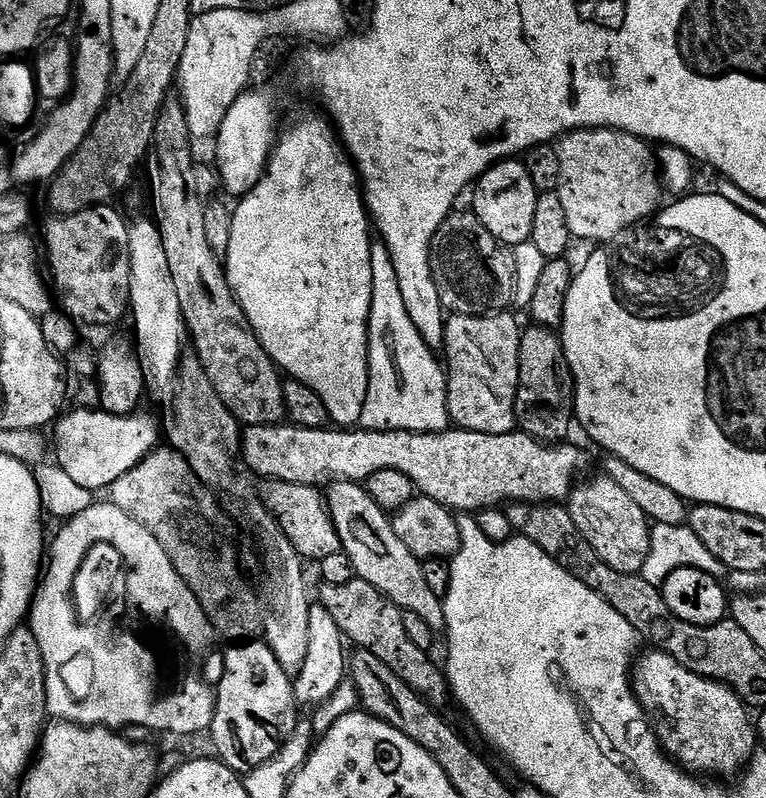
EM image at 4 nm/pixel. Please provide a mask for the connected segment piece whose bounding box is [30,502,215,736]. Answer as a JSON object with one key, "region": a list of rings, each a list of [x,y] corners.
{"region":[[[94,502],[82,510],[82,514],[66,520],[62,532],[51,541],[46,571],[30,609],[30,627],[34,638],[38,638],[46,670],[49,715],[59,720],[113,730],[126,730],[138,725],[146,726],[156,734],[170,732],[170,726],[171,732],[180,736],[207,732],[215,723],[210,718],[212,704],[206,688],[190,686],[166,704],[150,704],[150,656],[131,637],[122,642],[120,636],[116,636],[114,644],[110,632],[98,628],[90,630],[73,619],[75,574],[87,551],[96,543],[109,543],[118,548],[131,594],[145,611],[168,618],[173,628],[179,628],[180,634],[196,647],[208,644],[210,635],[214,633],[214,625],[206,610],[178,574],[174,562],[170,562],[170,554],[162,550],[162,542],[158,542],[142,522],[130,518],[130,514],[116,504]]]}

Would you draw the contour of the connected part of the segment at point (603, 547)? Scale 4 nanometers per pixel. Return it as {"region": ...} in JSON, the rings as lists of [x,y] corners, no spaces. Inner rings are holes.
{"region":[[[607,474],[601,476],[601,480],[596,480],[593,484],[581,483],[573,491],[570,497],[570,507],[574,522],[577,528],[584,533],[590,546],[594,546],[594,550],[602,558],[602,562],[606,562],[606,566],[614,566],[614,570],[619,572],[643,573],[652,546],[653,525],[650,523],[648,515],[642,510],[642,506],[638,506],[638,502],[634,502],[634,498],[630,498],[630,494],[626,494],[626,490],[622,490],[622,486],[618,486],[618,482],[614,482]]]}

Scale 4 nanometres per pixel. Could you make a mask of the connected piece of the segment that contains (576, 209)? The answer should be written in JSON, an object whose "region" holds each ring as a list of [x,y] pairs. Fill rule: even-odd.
{"region":[[[585,128],[568,133],[558,147],[564,171],[563,187],[568,188],[570,226],[577,241],[612,242],[657,215],[662,204],[662,176],[649,141],[618,128]]]}

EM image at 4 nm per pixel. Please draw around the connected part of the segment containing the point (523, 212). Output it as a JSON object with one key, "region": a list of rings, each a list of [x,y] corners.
{"region":[[[509,158],[495,164],[489,172],[484,173],[478,181],[480,193],[476,196],[474,211],[480,221],[502,241],[509,246],[528,244],[532,239],[534,222],[538,214],[540,197],[542,195],[536,187],[536,180],[528,169],[527,163],[520,158]]]}

